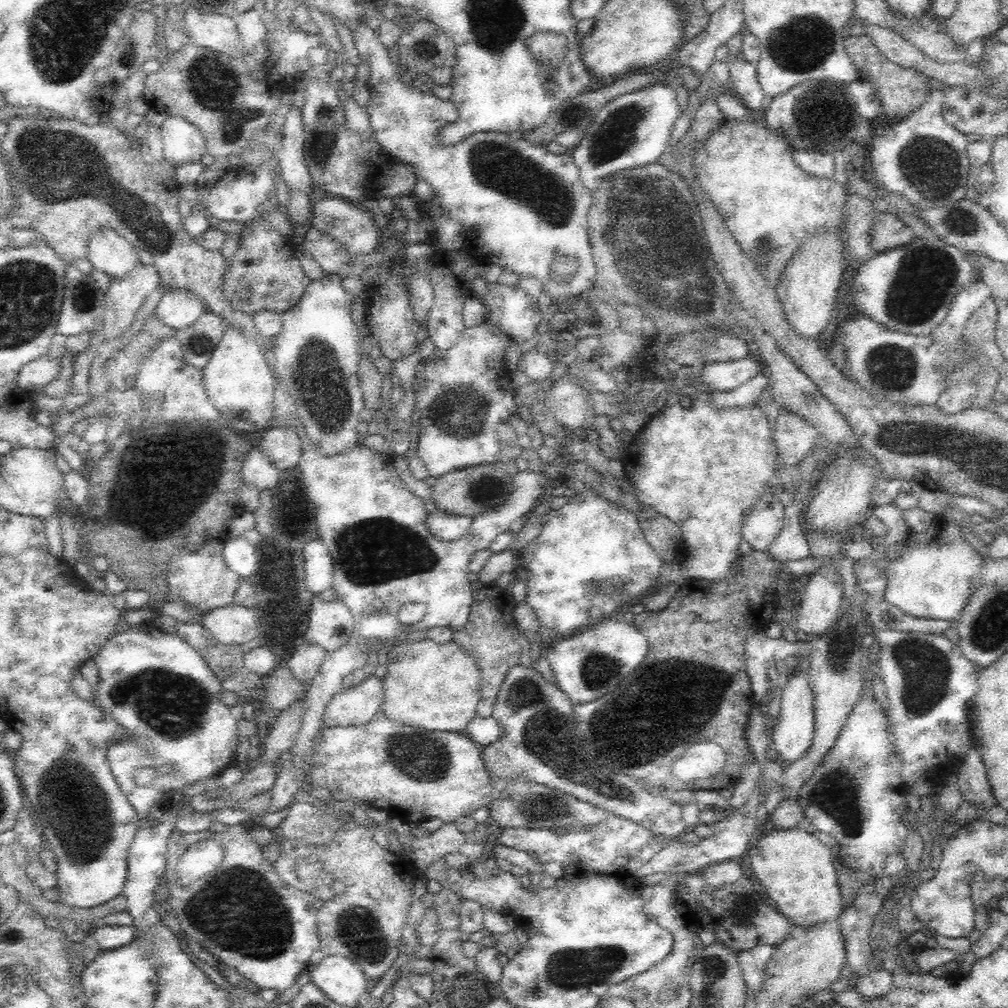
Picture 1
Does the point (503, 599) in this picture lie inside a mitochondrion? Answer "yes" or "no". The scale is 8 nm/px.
no

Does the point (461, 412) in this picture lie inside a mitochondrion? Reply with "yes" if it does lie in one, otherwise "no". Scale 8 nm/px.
yes

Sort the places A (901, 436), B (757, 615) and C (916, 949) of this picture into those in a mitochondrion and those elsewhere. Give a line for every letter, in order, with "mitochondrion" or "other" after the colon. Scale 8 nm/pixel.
A: mitochondrion
B: other
C: other

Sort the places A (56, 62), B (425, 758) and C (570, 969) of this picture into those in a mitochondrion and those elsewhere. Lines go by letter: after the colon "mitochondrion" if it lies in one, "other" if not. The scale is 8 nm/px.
A: mitochondrion
B: mitochondrion
C: mitochondrion

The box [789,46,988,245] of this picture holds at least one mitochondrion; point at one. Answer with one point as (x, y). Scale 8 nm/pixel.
(932, 166)

